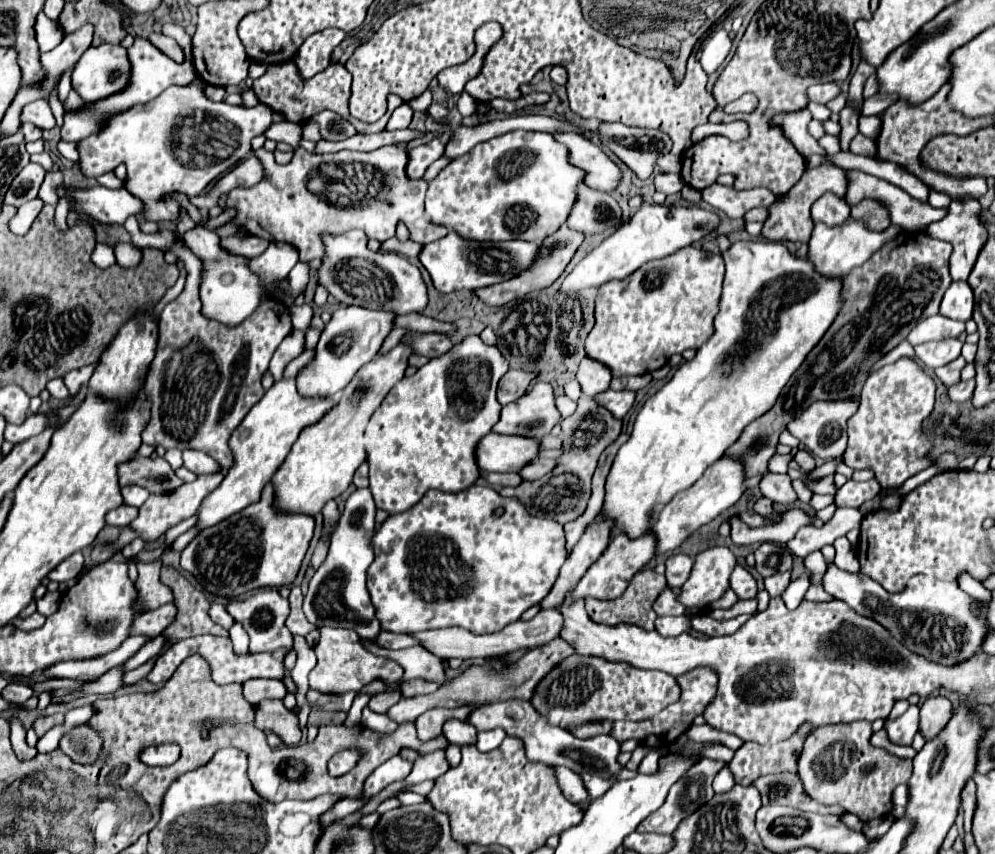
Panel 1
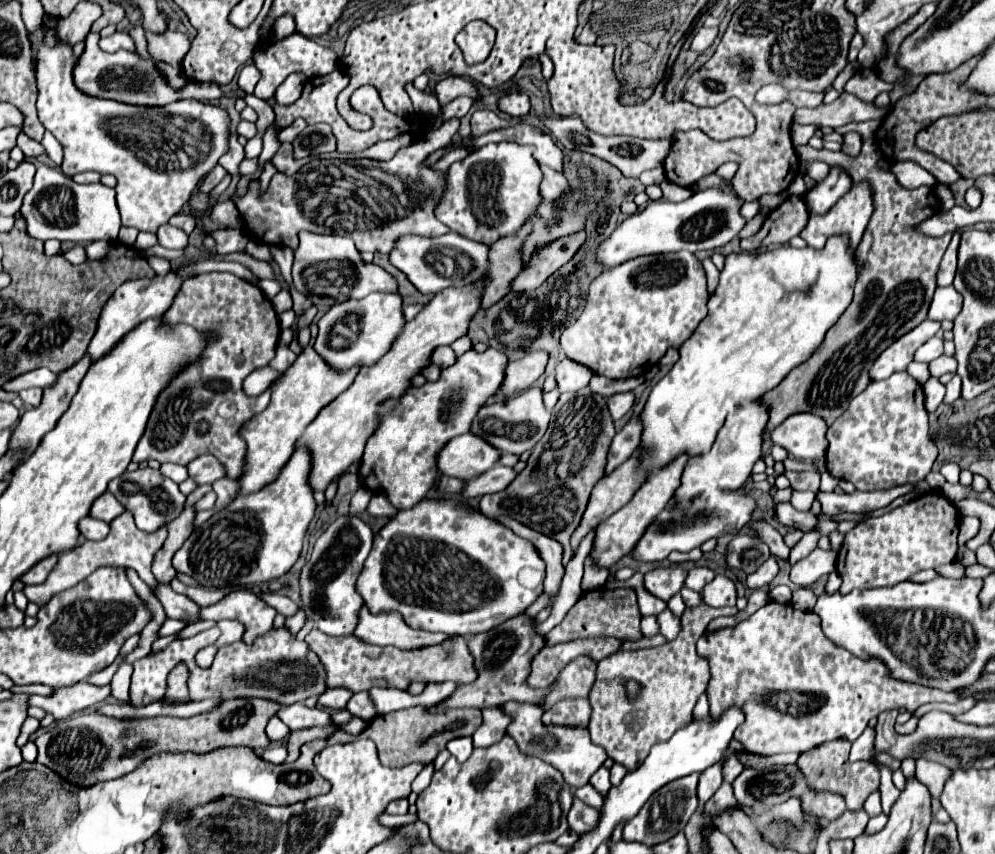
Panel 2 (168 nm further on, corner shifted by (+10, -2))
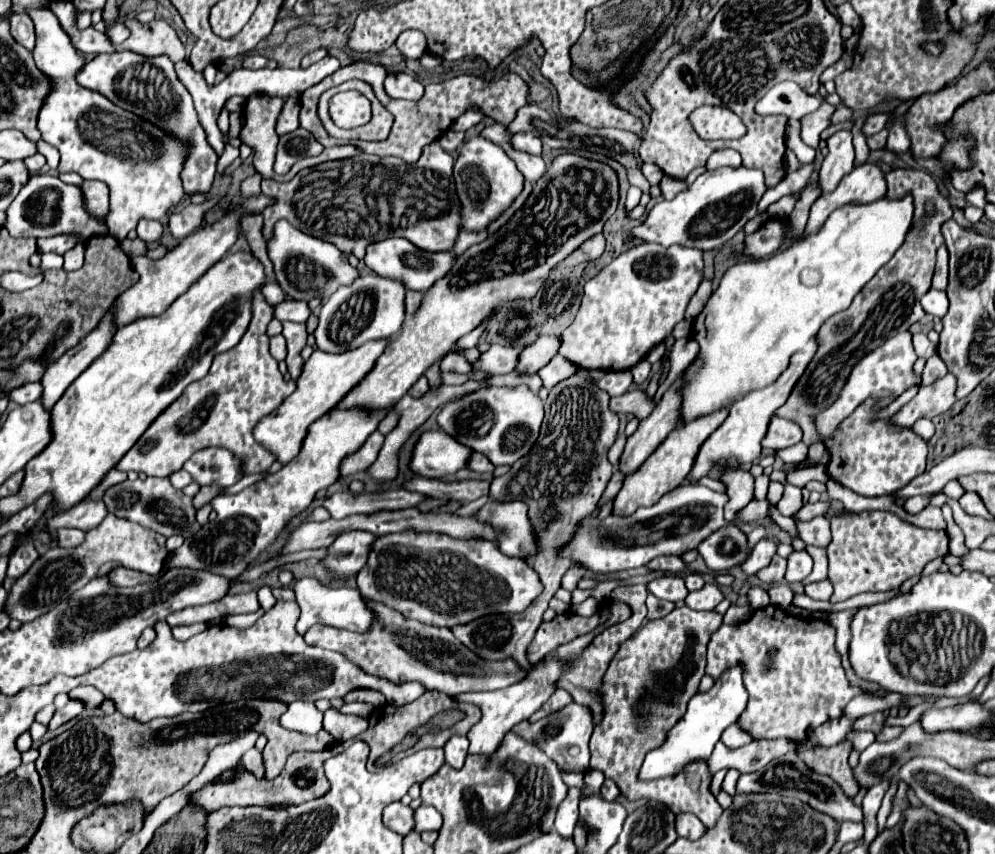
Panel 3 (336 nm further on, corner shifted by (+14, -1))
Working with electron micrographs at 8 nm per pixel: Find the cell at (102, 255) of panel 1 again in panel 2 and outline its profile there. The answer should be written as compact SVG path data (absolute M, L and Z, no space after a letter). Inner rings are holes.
M74 246L66 252L62 252L62 256L70 262L70 264L82 264L86 262L86 254L84 254L84 246Z

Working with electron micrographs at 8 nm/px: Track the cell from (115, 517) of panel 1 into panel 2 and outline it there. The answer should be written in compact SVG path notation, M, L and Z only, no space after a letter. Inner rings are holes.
M86 516L84 520L80 520L80 536L84 536L86 540L102 540L108 534L108 524L94 520L90 516Z

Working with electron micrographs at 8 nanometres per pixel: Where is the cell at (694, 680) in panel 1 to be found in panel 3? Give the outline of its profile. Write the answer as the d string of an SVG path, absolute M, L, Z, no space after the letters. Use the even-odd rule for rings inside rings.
M674 609L662 619L648 621L636 635L622 643L598 687L604 713L594 725L590 739L592 769L600 769L606 777L614 779L624 797L630 801L662 801L676 813L696 815L706 827L714 827L722 815L720 803L708 791L712 777L706 763L688 767L684 773L664 781L638 781L638 771L644 755L664 743L666 733L678 723L688 701L696 695L706 667L708 639L720 625L722 613L718 611Z

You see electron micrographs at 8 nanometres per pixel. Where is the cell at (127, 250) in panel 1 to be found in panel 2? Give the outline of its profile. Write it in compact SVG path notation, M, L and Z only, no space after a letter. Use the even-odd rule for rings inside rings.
M92 242L86 246L86 256L88 260L100 260L108 252L108 242Z

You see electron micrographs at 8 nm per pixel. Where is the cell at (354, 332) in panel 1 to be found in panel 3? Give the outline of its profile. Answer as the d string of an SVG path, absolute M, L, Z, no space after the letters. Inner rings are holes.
M366 275L324 301L314 331L316 347L326 353L344 353L376 339L396 339L404 321L404 285L380 275Z

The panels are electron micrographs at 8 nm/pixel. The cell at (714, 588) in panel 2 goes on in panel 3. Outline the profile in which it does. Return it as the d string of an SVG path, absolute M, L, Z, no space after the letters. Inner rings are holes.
M706 583L702 589L688 593L686 605L692 607L694 611L710 611L714 609L720 601L724 601L724 593L716 583Z

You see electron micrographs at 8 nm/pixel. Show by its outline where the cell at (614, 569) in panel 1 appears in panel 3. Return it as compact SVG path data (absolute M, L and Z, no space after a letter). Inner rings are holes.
M728 409L718 411L716 415L706 415L704 419L696 419L692 423L684 423L676 431L672 431L672 435L668 435L668 439L664 439L664 443L644 461L640 471L636 471L624 479L624 485L614 499L612 515L614 517L628 517L638 507L652 505L652 503L656 503L656 499L660 499L660 495L672 491L672 487L678 487L686 479L688 471L692 469L692 459L696 459L696 451L700 449L700 443L704 443L704 439L716 427L720 427L720 423L724 421L724 415L728 415Z

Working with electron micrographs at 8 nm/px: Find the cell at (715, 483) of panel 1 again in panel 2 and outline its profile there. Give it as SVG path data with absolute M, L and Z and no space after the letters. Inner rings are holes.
M756 400L752 404L740 404L732 416L724 422L724 428L720 428L712 448L704 456L690 458L686 464L686 470L682 474L682 484L676 490L674 498L684 506L698 494L710 494L714 490L740 490L746 482L746 478L752 472L752 466L762 456L762 434L768 424L768 406L764 406L762 400Z

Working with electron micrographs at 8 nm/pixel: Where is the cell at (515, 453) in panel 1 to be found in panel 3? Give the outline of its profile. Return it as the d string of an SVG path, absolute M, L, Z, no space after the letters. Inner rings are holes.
M426 431L414 449L410 467L420 477L442 479L466 469L472 453L446 431Z

